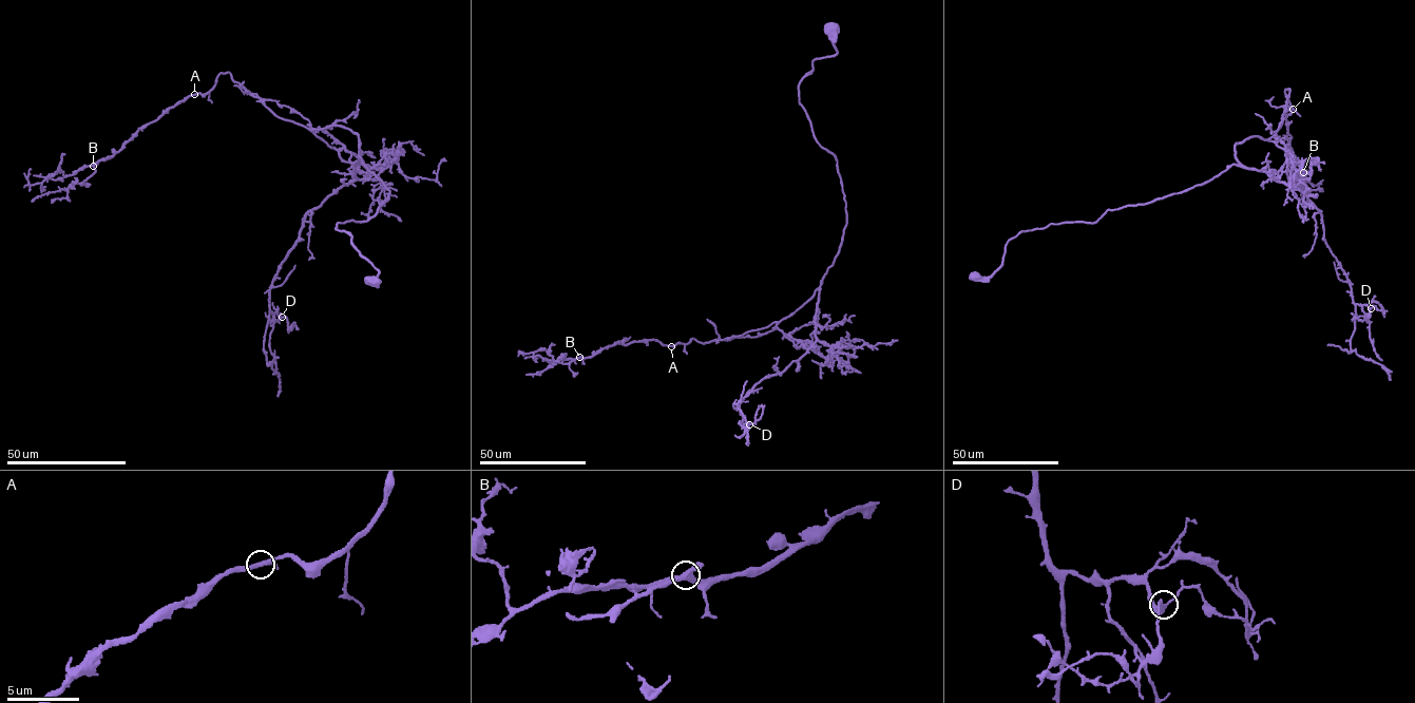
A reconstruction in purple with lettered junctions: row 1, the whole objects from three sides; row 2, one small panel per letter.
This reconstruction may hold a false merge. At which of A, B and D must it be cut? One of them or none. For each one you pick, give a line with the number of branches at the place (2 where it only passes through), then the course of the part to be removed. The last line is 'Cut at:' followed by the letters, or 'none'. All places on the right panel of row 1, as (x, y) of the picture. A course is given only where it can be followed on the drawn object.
Cut at: none

